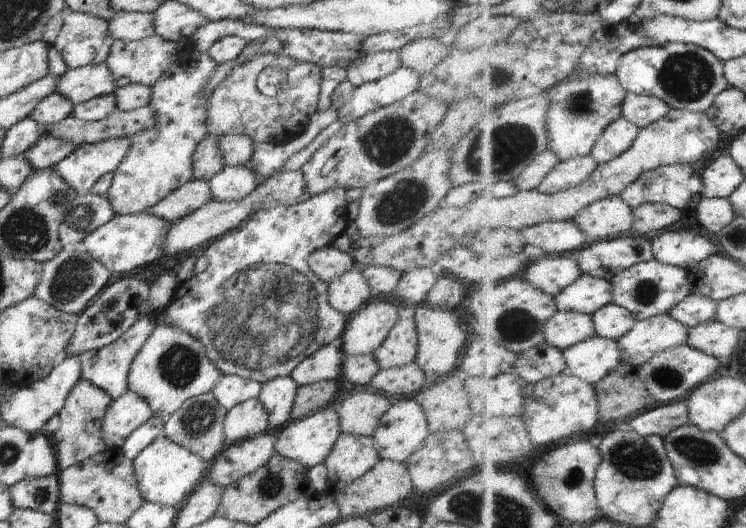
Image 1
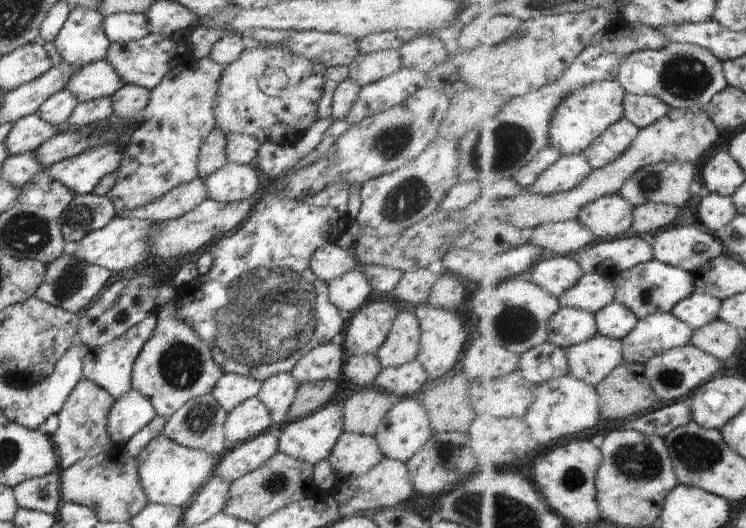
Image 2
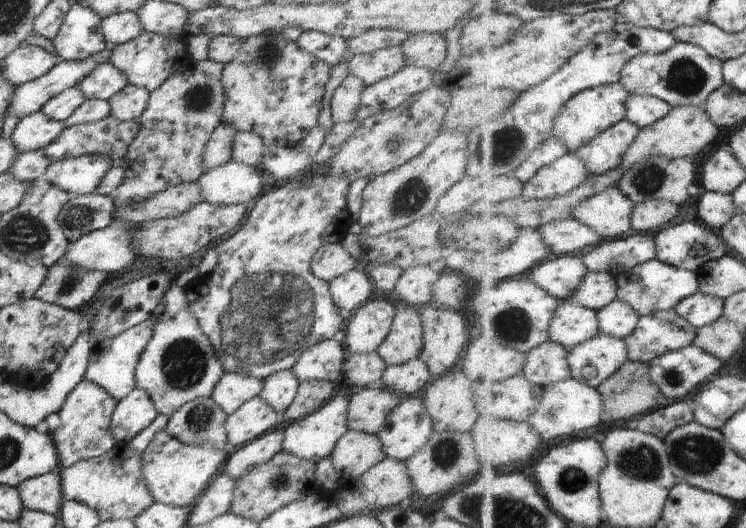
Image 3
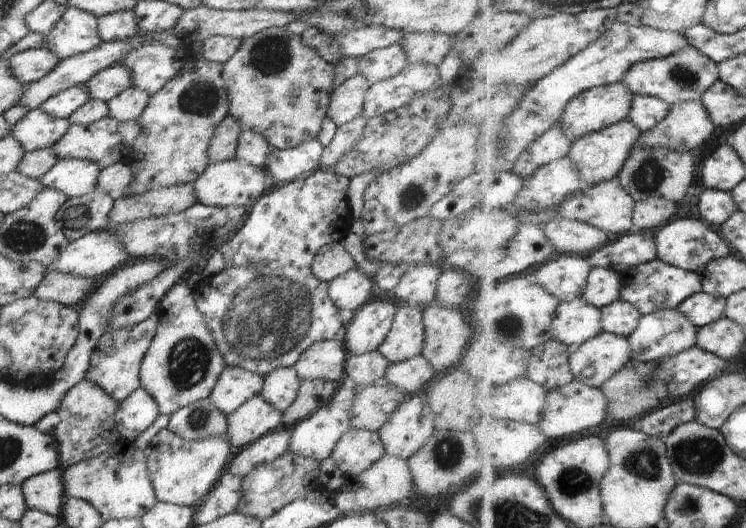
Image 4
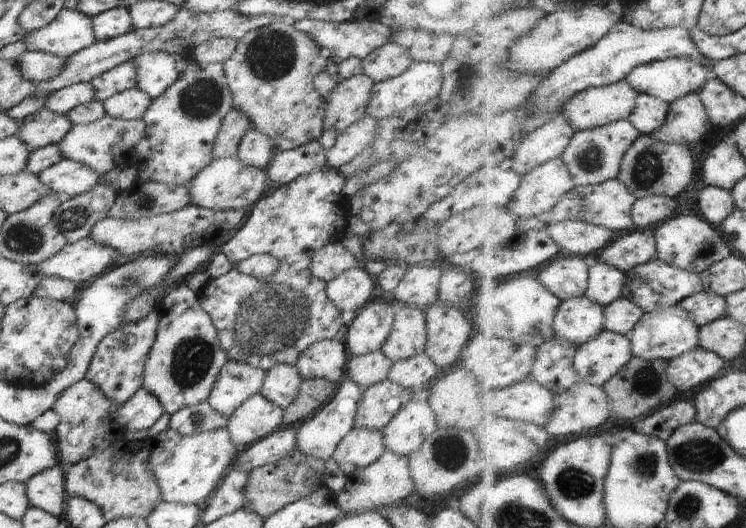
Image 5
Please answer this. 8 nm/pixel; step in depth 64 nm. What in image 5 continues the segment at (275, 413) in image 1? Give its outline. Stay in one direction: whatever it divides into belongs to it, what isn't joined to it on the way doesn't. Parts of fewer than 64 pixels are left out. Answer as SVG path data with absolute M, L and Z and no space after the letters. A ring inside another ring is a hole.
M276 364L266 372L260 395L272 404L286 409L296 398L302 379L292 364Z

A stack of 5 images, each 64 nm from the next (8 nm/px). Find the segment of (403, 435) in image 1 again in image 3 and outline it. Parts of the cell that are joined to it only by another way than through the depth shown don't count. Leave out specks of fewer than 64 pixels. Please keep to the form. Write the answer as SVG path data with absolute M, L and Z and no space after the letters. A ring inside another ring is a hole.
M421 396L404 397L388 413L376 436L387 457L406 462L418 453L434 432Z

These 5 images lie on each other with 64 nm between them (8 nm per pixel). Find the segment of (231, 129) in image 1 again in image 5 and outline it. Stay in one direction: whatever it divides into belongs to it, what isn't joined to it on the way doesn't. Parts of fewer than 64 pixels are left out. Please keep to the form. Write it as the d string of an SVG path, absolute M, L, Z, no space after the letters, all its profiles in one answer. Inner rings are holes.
M275 19L272 24L244 34L229 60L223 63L224 77L232 92L232 107L252 120L255 130L266 134L277 151L299 148L319 140L330 92L341 81L338 61L319 49L308 34L296 30L291 21Z

